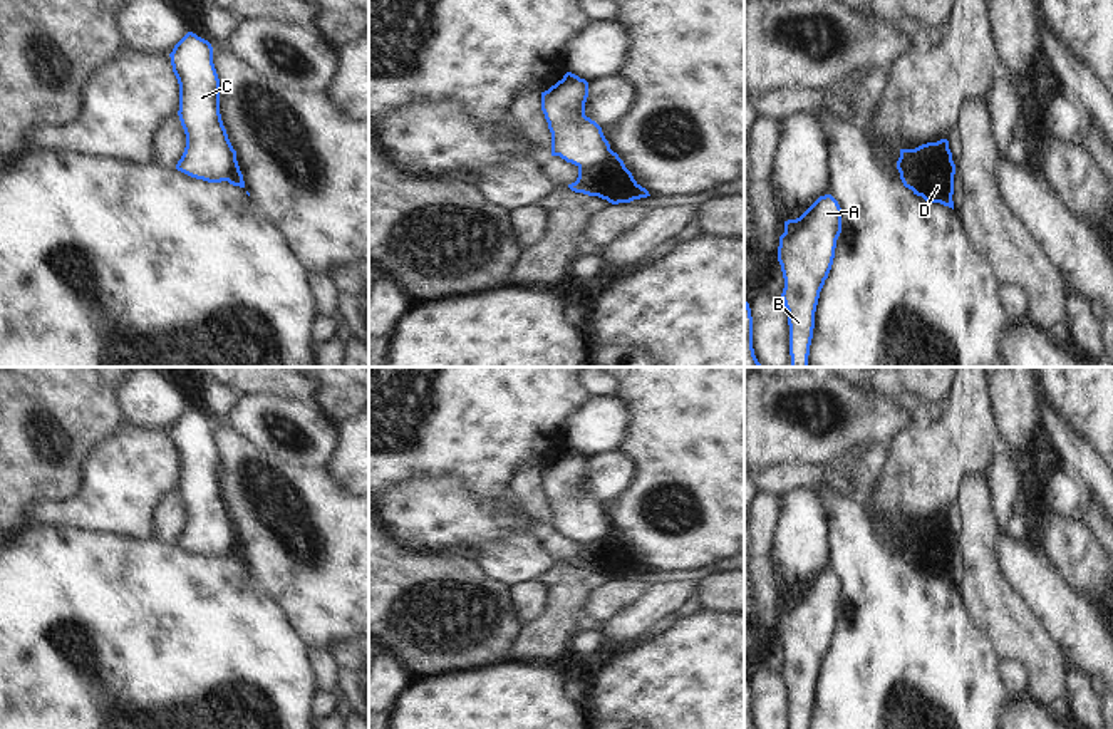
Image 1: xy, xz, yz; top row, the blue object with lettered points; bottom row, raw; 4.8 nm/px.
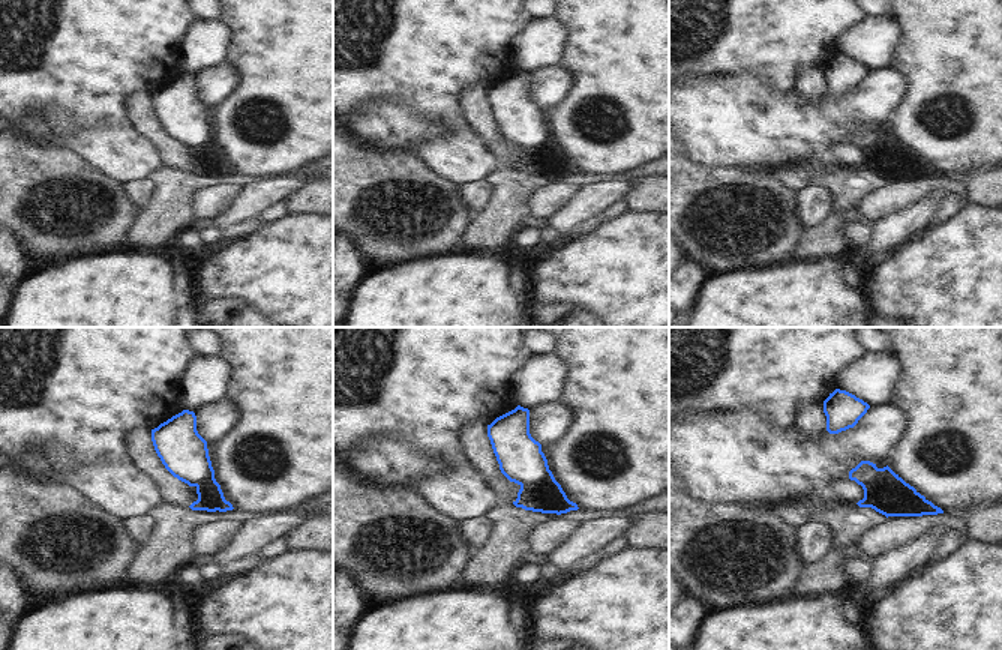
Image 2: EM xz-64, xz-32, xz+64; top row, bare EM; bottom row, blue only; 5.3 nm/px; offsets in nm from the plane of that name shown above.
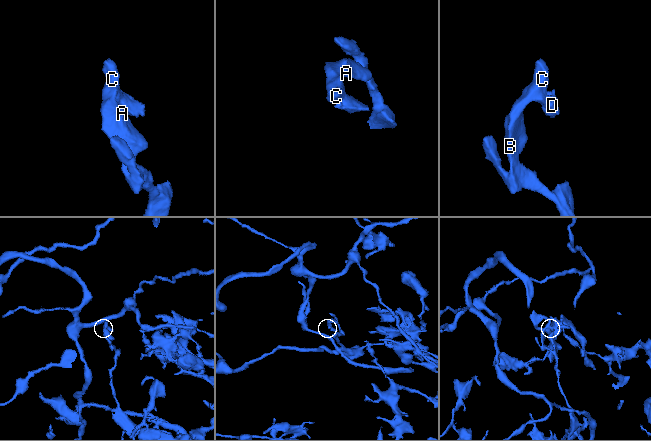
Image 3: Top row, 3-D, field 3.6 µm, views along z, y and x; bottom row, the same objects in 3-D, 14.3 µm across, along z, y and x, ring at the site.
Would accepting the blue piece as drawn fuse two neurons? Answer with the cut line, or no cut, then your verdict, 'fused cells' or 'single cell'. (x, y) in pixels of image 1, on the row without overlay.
cut xz (610, 525), (594, 545), (579, 543); fused cells

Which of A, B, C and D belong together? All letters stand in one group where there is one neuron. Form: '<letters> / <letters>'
A B C / D

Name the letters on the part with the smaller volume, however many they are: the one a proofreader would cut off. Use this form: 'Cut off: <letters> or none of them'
Cut off: D

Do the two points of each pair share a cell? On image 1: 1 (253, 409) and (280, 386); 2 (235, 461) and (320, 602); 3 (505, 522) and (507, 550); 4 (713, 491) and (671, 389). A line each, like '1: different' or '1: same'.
1: different
2: same
3: different
4: same

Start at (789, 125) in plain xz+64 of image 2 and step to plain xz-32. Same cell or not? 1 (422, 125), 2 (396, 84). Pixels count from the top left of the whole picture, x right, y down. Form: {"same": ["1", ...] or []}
{"same": ["1"]}

